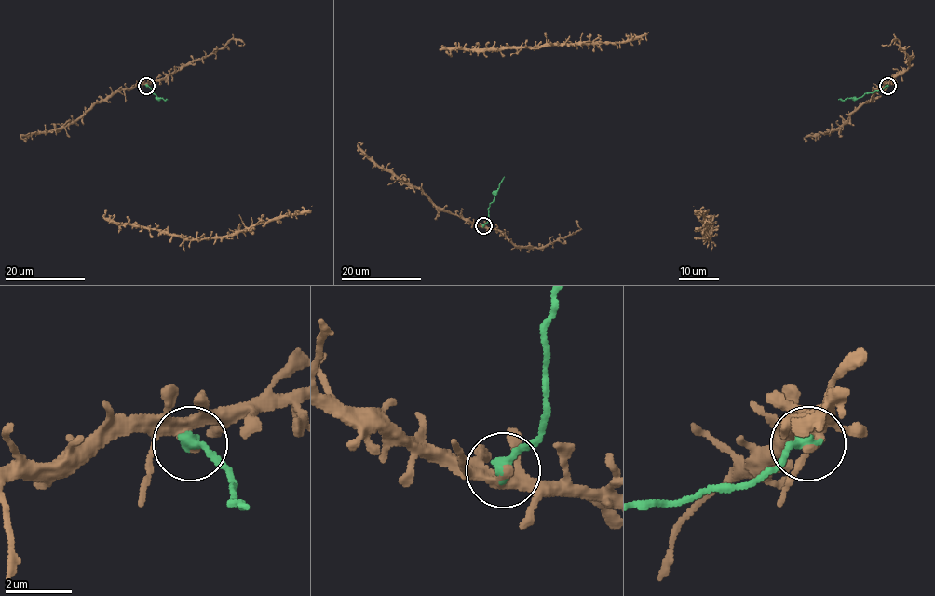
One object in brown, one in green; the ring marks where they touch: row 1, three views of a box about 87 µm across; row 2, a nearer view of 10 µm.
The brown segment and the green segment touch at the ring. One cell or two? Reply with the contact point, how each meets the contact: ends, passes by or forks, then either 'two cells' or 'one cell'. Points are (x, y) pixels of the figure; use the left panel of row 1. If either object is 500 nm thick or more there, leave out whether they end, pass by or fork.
(146, 86) | brown passes by | green ends | two cells

